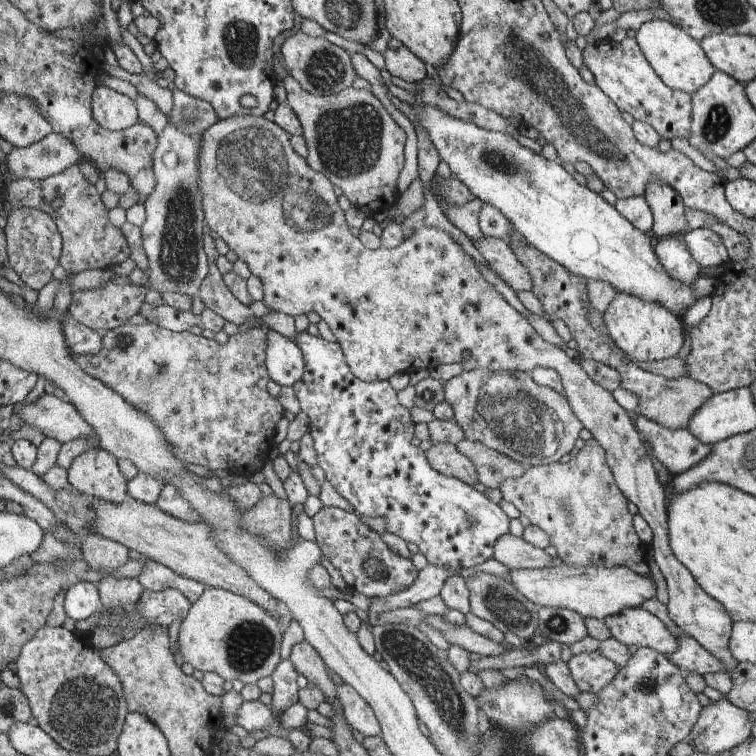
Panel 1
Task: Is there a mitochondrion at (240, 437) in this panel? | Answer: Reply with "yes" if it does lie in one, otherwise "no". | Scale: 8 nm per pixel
no

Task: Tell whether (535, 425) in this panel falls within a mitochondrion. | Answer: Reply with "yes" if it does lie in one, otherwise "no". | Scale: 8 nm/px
yes

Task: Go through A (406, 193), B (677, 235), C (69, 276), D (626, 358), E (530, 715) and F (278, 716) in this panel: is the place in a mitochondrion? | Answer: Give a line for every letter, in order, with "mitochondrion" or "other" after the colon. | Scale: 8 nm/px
A: other
B: other
C: other
D: other
E: mitochondrion
F: other

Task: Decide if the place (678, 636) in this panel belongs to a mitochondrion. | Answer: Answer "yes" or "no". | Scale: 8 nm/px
no

